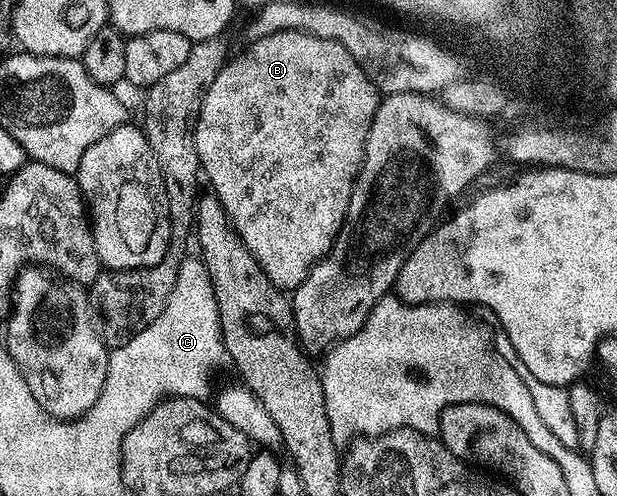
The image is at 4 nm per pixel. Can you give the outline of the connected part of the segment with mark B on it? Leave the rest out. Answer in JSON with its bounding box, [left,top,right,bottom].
[195,31,379,290]

